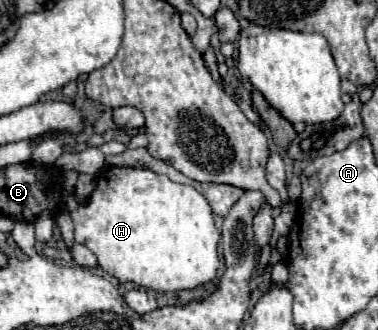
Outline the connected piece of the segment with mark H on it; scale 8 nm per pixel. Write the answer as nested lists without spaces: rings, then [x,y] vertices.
[[[107,167],[99,173],[89,199],[71,211],[71,217],[75,241],[93,251],[99,267],[119,281],[131,281],[155,291],[181,291],[209,283],[217,275],[219,233],[215,229],[211,207],[195,187],[173,183],[167,175],[157,175],[151,169]]]

